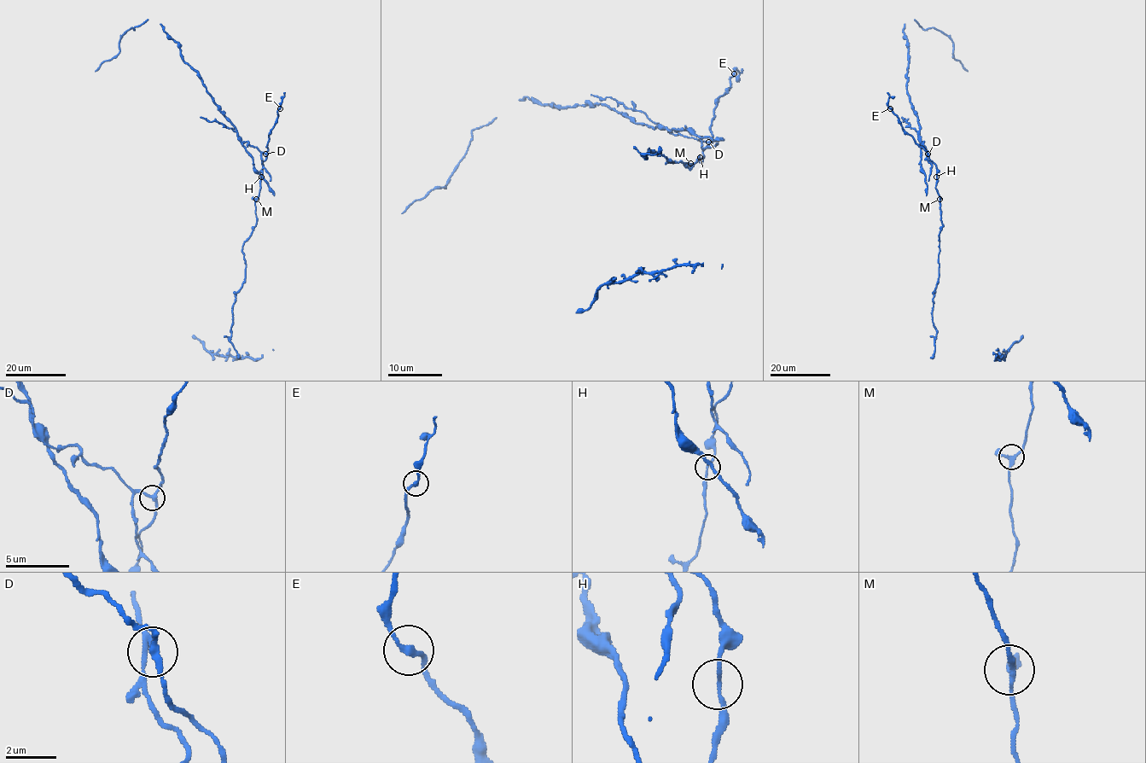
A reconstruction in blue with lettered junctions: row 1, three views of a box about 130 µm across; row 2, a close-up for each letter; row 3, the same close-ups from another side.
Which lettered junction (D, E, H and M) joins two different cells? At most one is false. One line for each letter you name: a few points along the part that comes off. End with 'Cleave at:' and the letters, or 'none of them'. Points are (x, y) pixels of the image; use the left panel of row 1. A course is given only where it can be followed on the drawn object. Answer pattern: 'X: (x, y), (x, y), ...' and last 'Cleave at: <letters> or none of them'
Cleave at: D

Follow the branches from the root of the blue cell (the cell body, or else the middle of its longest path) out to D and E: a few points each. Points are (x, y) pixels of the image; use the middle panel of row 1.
D: (700, 157), (702, 159), (702, 151), (709, 144), (708, 141)
E: (700, 157), (702, 159), (702, 151), (712, 140), (709, 126), (716, 101), (730, 87), (730, 78), (734, 73)

